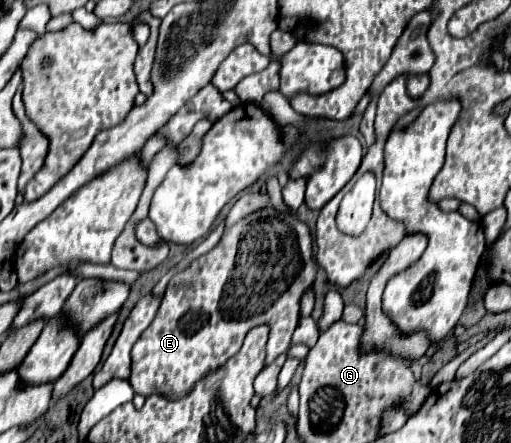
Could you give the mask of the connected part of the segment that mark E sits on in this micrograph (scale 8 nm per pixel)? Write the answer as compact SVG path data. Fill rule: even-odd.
M263 208L249 214L245 220L229 228L209 254L197 258L185 272L177 274L167 284L155 320L133 346L129 384L141 396L167 394L175 400L183 398L197 380L235 356L239 346L243 346L247 332L259 324L267 324L271 328L265 358L265 366L269 366L277 360L277 356L289 350L291 336L299 324L299 298L315 282L315 274L317 262L311 254L311 234L309 228L297 220L297 216L283 214L273 208Z

